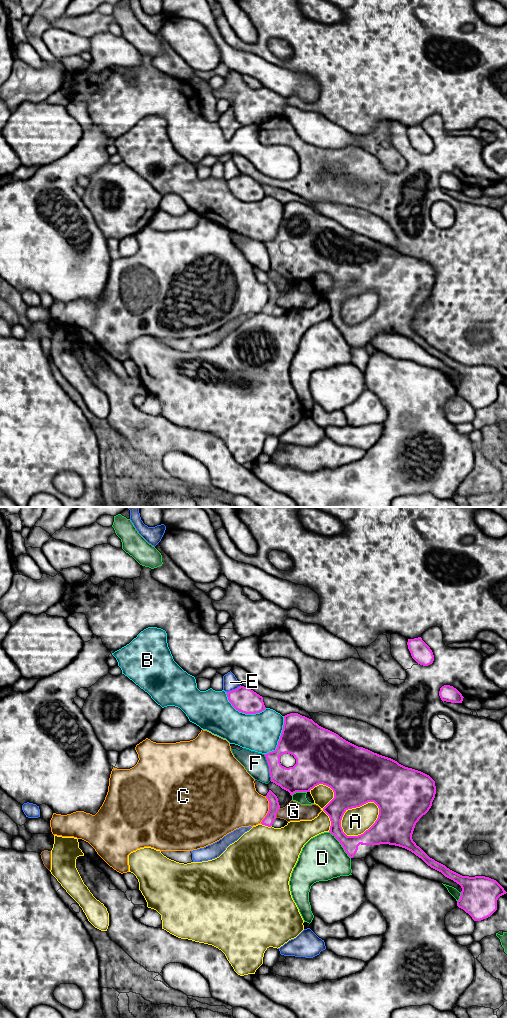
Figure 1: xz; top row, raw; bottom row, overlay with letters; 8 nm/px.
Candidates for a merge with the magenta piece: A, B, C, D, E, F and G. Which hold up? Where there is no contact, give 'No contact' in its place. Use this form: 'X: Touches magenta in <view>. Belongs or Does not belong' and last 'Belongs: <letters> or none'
A: Touches magenta in xz. Does not belong
B: Touches magenta in xz. Does not belong
C: Touches magenta in xz. Does not belong
D: Touches magenta in xz. Does not belong
E: Touches magenta in xz. Does not belong
F: Touches magenta in xz. Belongs
G: Touches magenta in xz. Does not belong
Belongs: F

